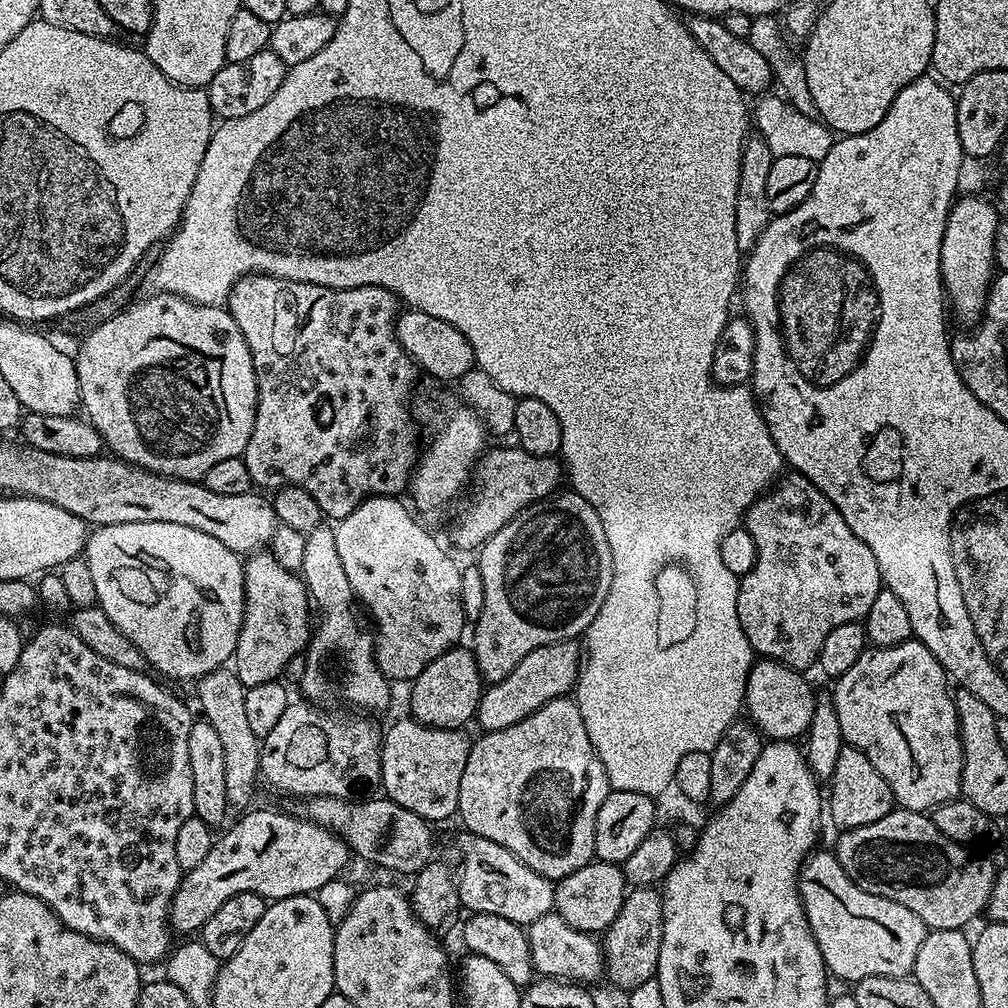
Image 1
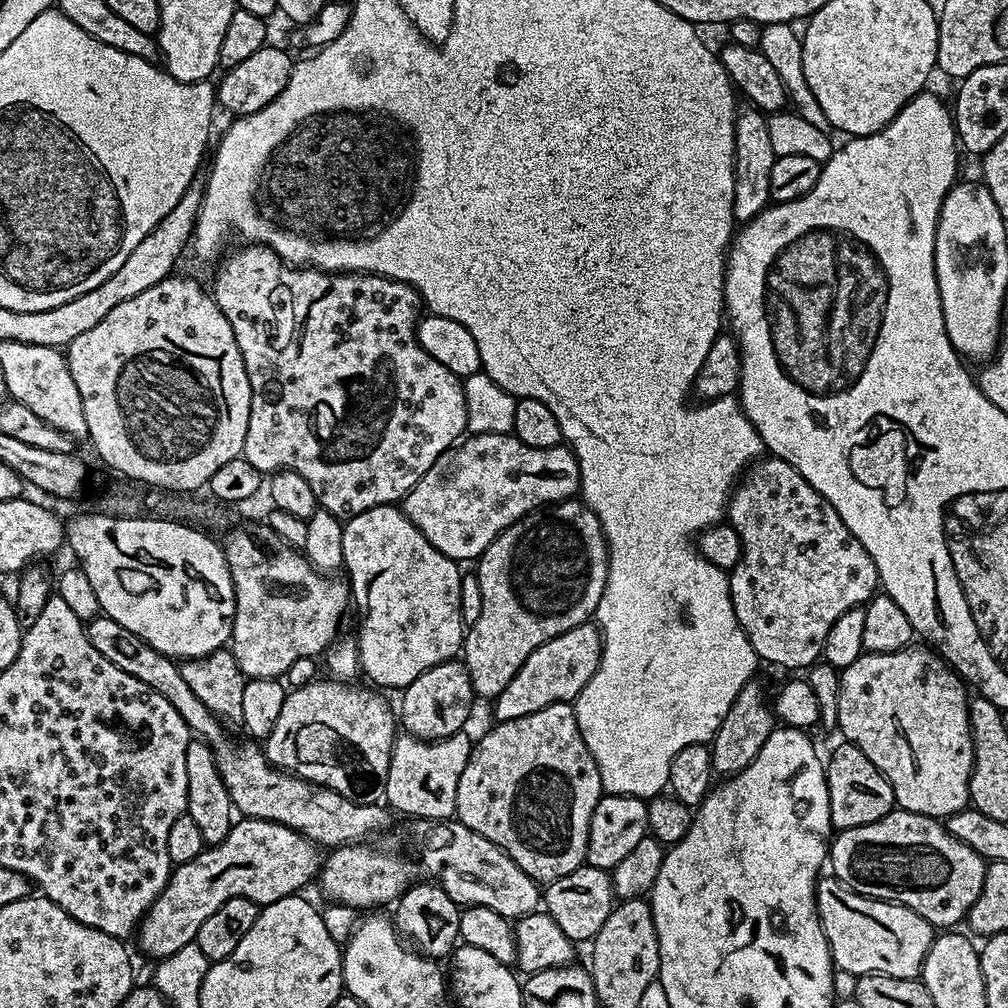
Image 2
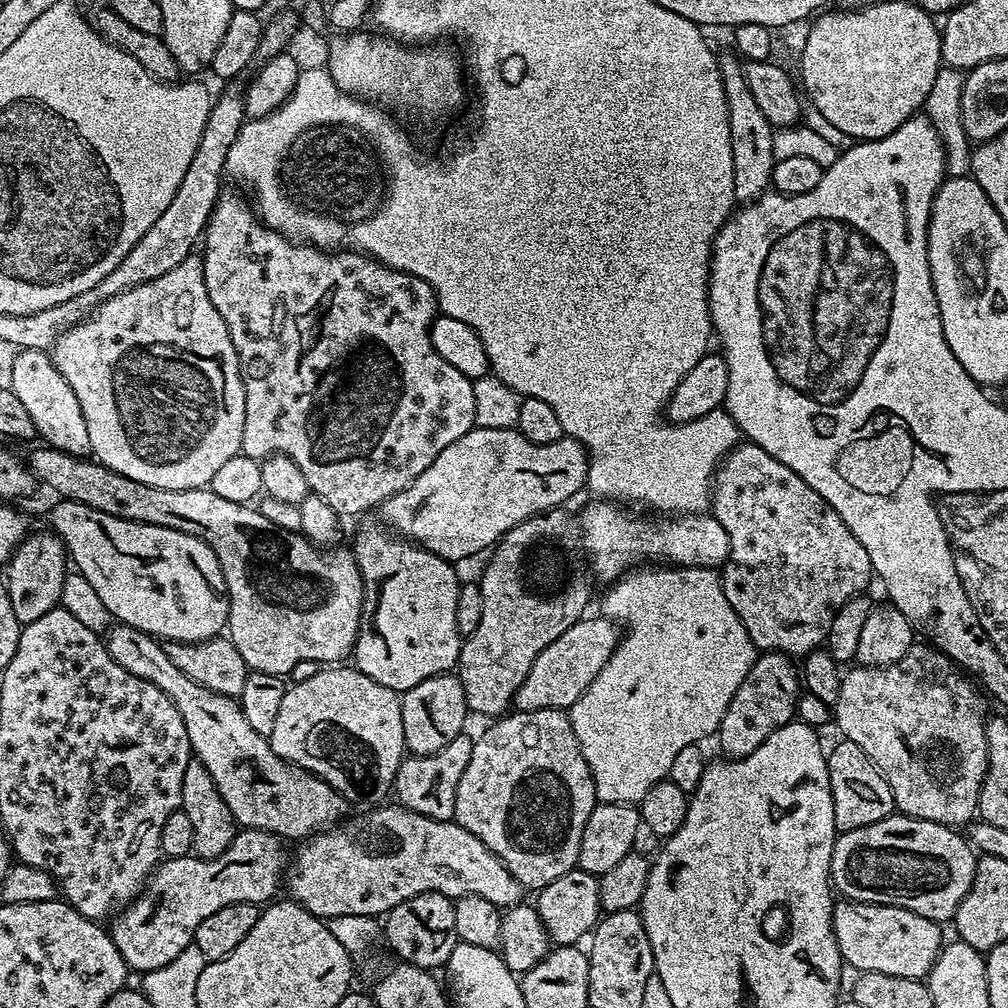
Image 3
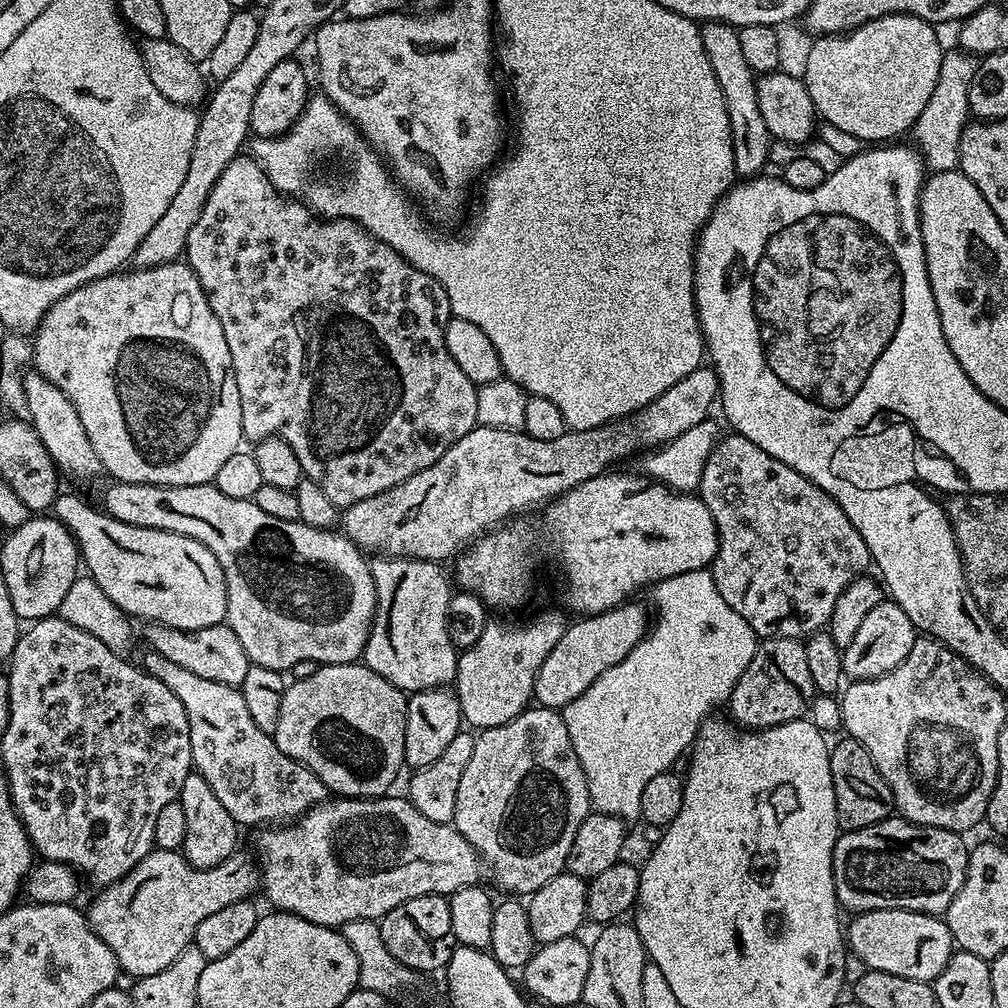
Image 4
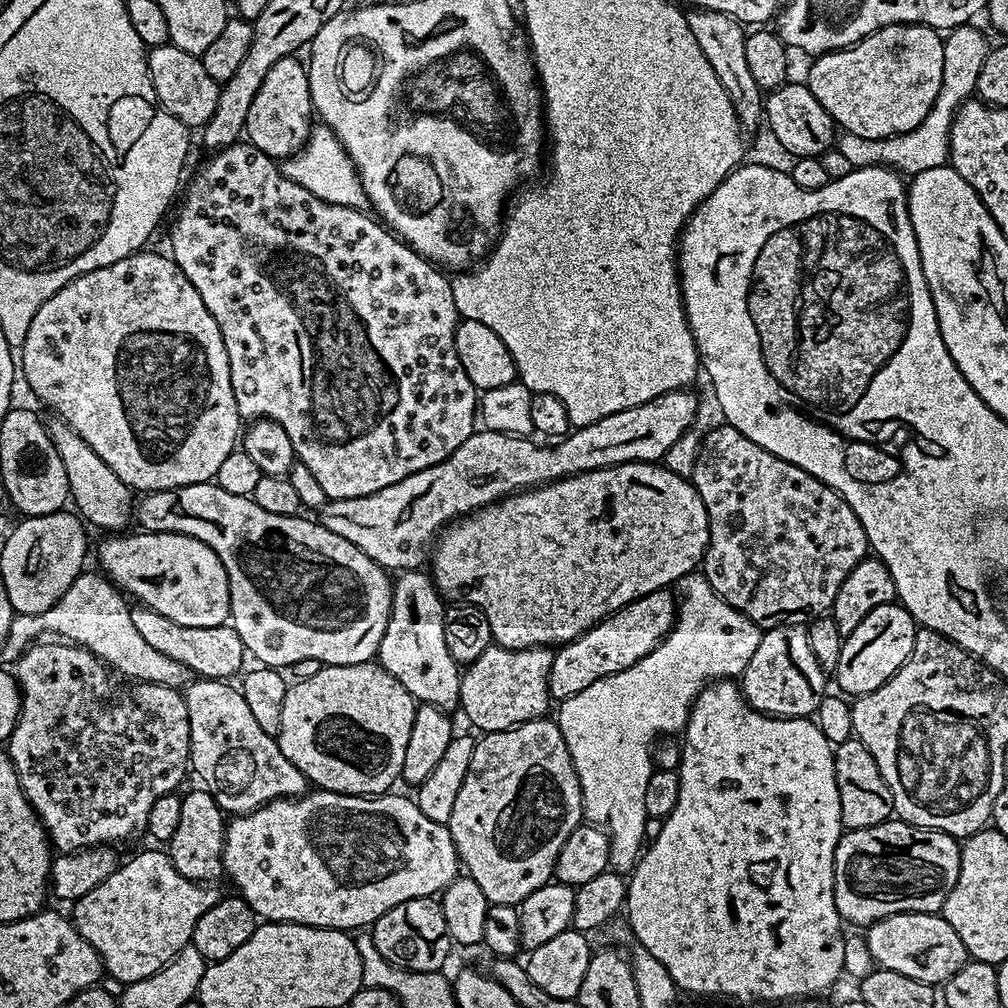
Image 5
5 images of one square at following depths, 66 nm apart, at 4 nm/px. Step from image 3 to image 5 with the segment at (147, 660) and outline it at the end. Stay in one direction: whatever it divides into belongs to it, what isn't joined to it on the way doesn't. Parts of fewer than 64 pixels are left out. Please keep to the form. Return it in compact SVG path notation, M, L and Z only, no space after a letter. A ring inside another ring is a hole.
M196 678L191 681L183 689L182 695L186 706L188 707L188 717L190 718L190 768L193 773L200 775L200 780L205 789L212 793L212 796L218 802L218 806L226 814L243 814L245 812L253 812L258 810L264 804L269 804L275 800L286 800L293 796L302 796L309 791L310 785L307 778L302 774L302 770L298 770L298 766L294 766L294 762L290 762L290 758L286 758L286 754L282 754L279 739L270 734L266 734L266 730L262 730L262 726L258 726L258 722L254 719L254 713L250 711L250 706L246 706L246 698L243 691L239 687L231 688L231 683L222 680L210 680L207 678Z

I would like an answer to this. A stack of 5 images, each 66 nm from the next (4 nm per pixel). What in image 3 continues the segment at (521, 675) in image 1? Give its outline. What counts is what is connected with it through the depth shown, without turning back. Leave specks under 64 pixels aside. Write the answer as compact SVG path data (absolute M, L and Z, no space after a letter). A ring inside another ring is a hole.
M603 614L585 615L566 634L554 638L538 658L534 658L534 666L530 666L530 674L526 674L526 682L518 686L514 701L515 711L533 712L534 710L550 710L559 708L567 710L598 678L598 670L610 662L616 645L622 639L622 632L613 621Z

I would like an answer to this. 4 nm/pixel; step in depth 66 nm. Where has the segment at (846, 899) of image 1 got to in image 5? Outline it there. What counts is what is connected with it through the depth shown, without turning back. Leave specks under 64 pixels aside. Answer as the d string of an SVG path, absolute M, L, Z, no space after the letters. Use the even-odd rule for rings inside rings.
M930 912L890 914L878 922L867 925L866 939L873 961L879 967L898 970L898 974L906 974L906 978L918 978L918 982L926 982L933 986L943 986L970 959L966 946L962 946L962 938L954 934L954 926L950 926L950 922L946 922L943 915Z

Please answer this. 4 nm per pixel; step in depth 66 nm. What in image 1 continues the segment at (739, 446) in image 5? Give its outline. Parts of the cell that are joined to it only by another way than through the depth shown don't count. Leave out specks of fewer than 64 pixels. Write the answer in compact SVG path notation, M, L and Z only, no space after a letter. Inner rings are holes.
M785 475L744 514L742 524L750 538L754 538L756 565L750 574L739 577L738 618L757 657L807 670L819 661L822 642L826 642L830 630L846 622L863 621L874 598L878 598L882 581L870 546L846 526L846 518L838 514L834 502L830 502L830 498L826 498L826 494L805 476L791 475Z

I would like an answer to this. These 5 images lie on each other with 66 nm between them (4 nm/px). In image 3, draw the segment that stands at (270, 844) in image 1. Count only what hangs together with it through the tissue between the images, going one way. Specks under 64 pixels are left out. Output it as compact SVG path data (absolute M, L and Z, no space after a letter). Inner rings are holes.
M246 828L237 831L236 837L226 846L218 858L202 860L195 854L173 856L165 859L156 871L148 877L143 892L127 905L110 924L110 935L114 946L118 946L118 954L128 963L129 969L143 974L150 970L158 970L158 966L166 966L166 962L174 962L182 950L196 939L198 926L202 926L205 918L210 918L222 906L230 906L238 902L264 906L273 899L276 891L281 891L282 881L286 876L286 856L284 860L285 841L272 832L263 832L257 828Z

